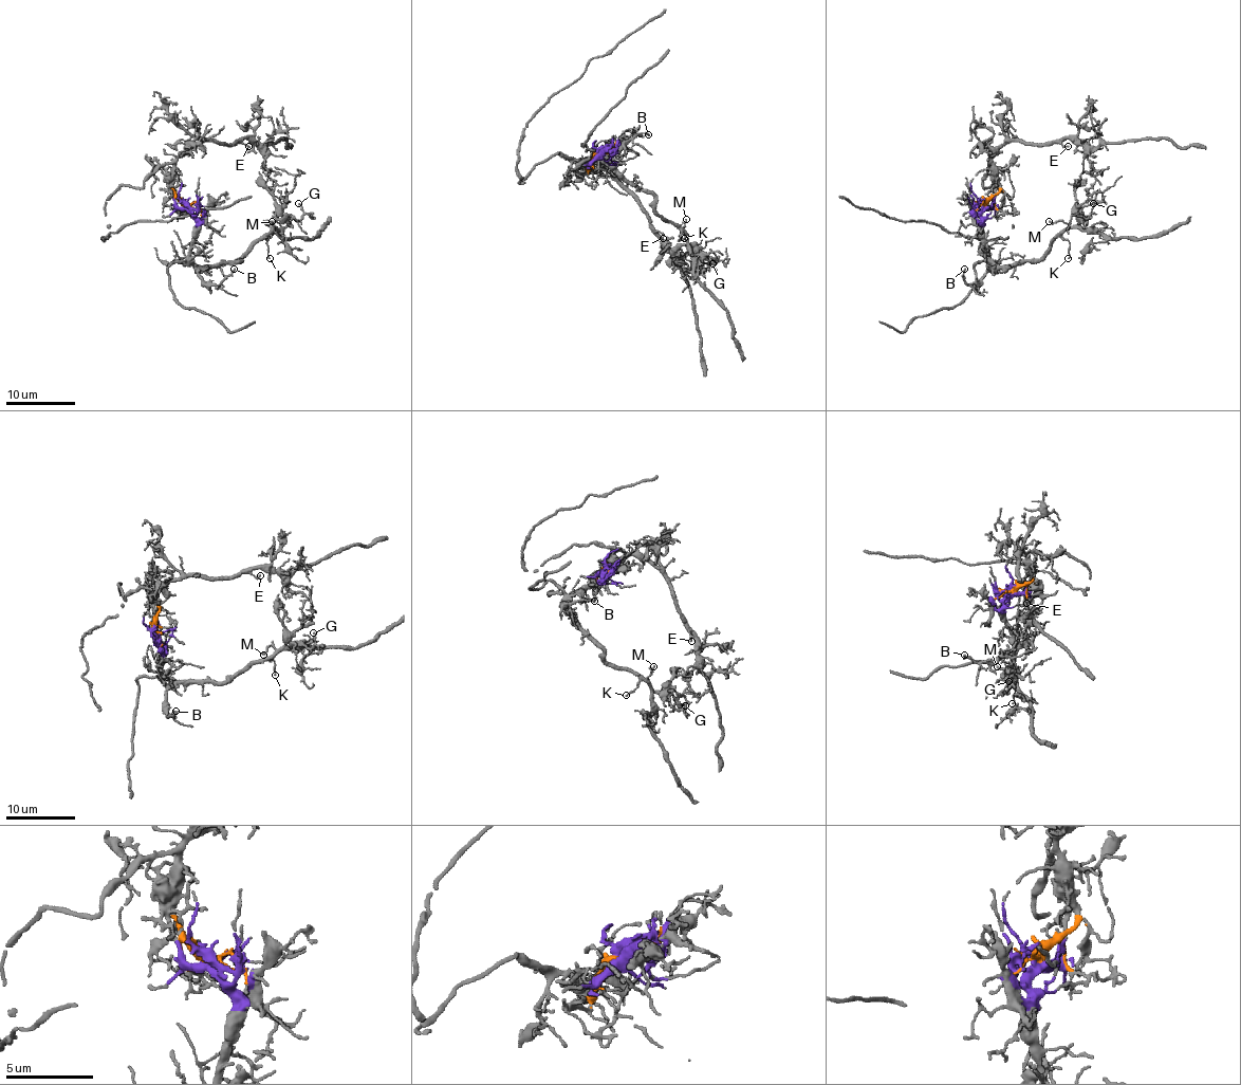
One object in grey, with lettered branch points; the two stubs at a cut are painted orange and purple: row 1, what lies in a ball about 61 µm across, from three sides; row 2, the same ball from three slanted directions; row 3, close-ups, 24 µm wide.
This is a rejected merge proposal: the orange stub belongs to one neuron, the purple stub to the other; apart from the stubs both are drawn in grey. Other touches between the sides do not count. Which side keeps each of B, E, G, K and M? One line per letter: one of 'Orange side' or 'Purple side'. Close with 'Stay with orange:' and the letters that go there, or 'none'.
B: Purple side
E: Orange side
G: Purple side
K: Purple side
M: Purple side
Stay with orange: E

